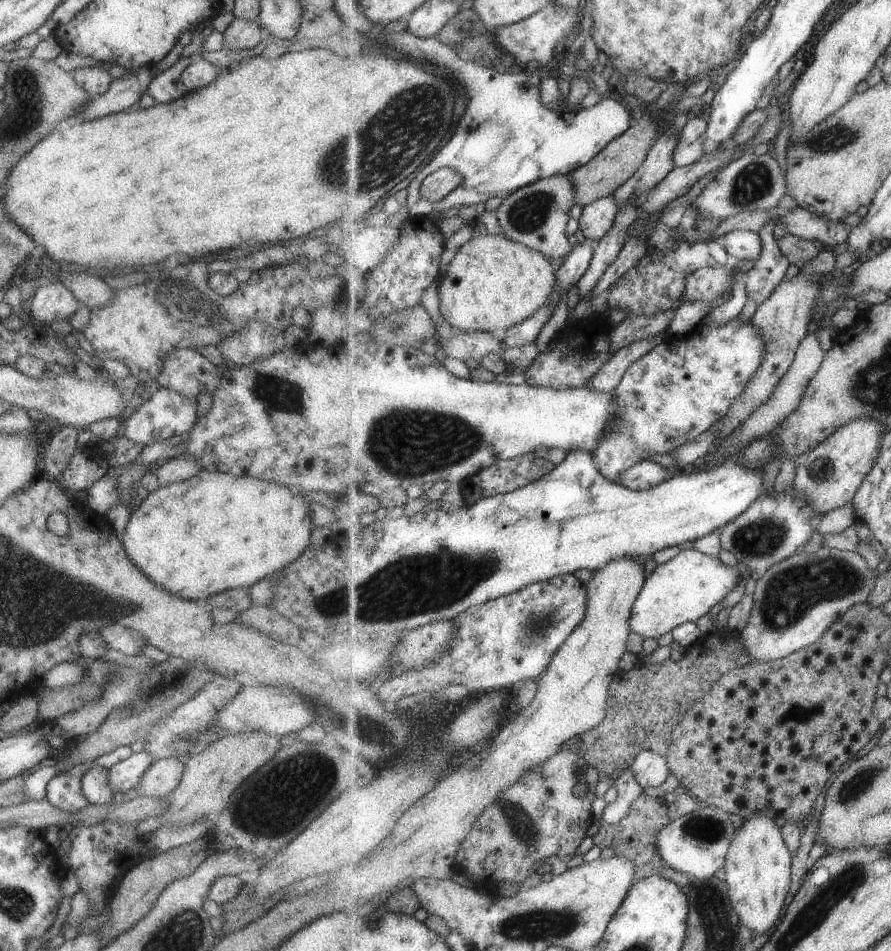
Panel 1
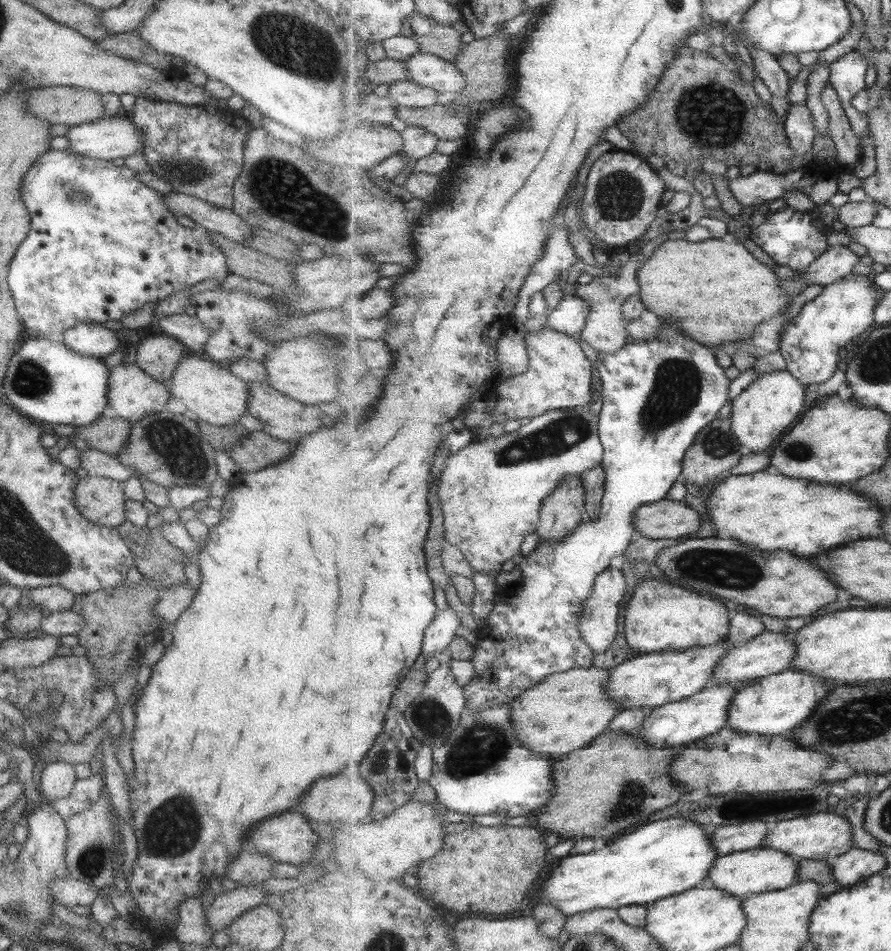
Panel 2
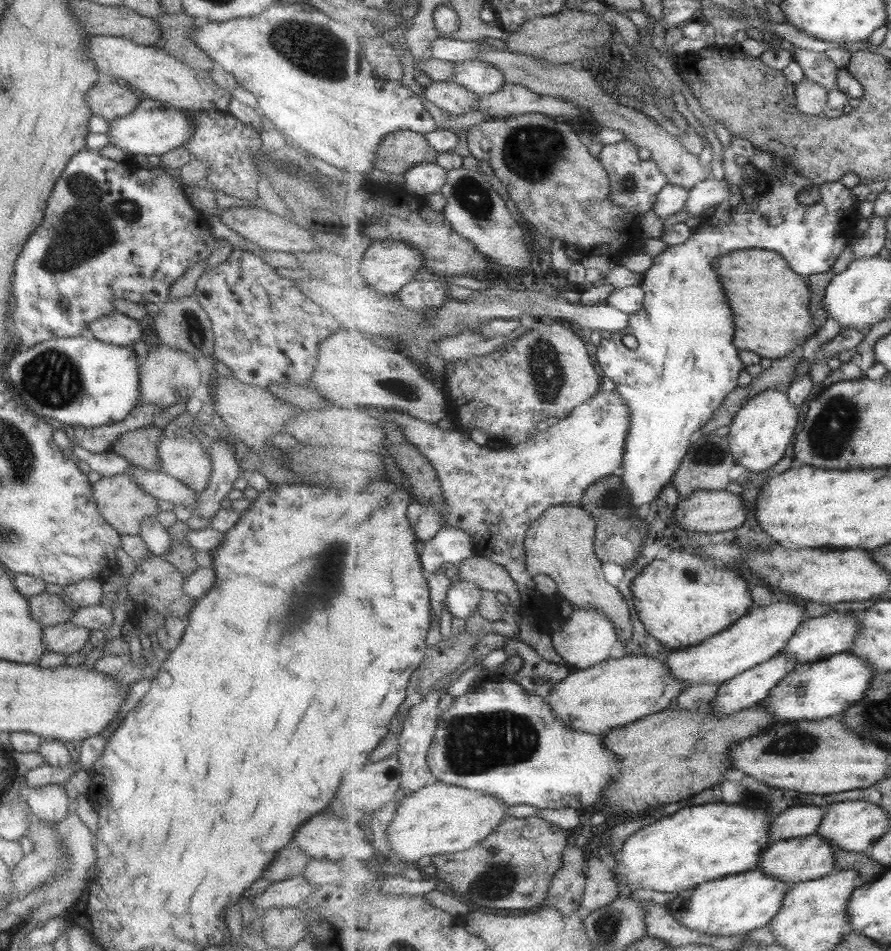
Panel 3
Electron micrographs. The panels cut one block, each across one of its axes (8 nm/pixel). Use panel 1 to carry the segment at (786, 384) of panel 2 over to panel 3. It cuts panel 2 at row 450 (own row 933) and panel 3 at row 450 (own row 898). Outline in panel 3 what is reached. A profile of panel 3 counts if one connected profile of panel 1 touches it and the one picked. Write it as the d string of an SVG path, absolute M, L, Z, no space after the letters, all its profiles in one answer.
M767 389L747 400L741 408L733 424L730 426L728 440L736 464L743 466L749 472L763 472L775 467L779 460L785 458L797 426L800 426L800 410L789 400L788 393L778 389Z

